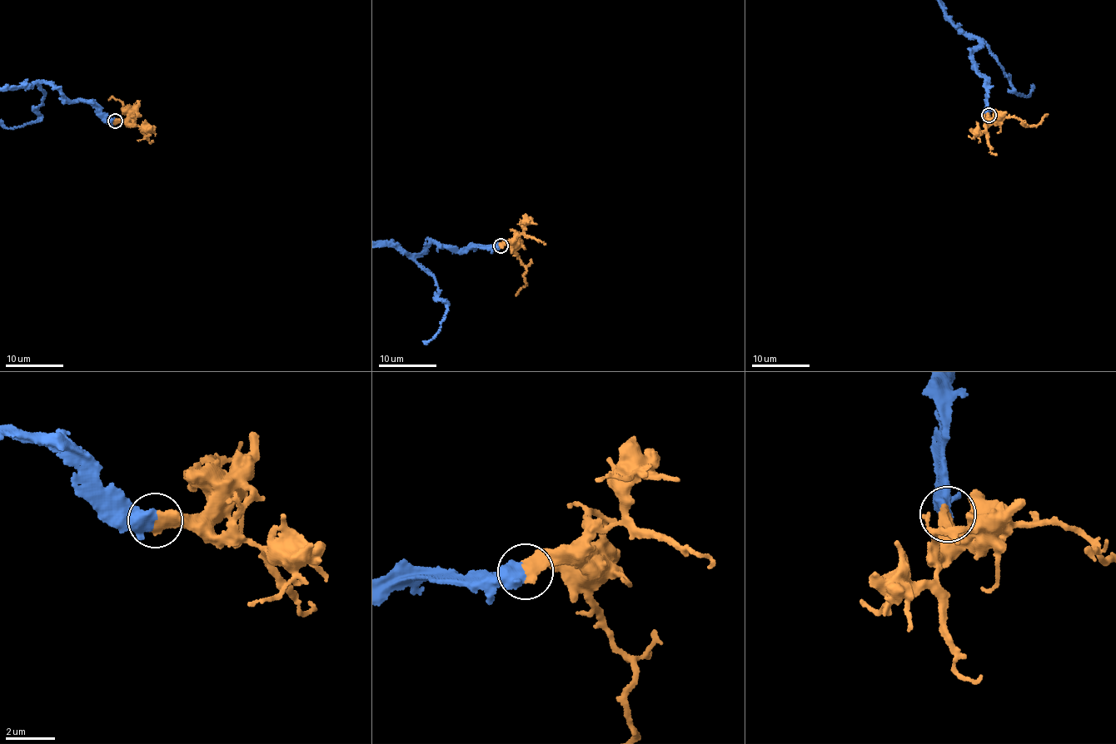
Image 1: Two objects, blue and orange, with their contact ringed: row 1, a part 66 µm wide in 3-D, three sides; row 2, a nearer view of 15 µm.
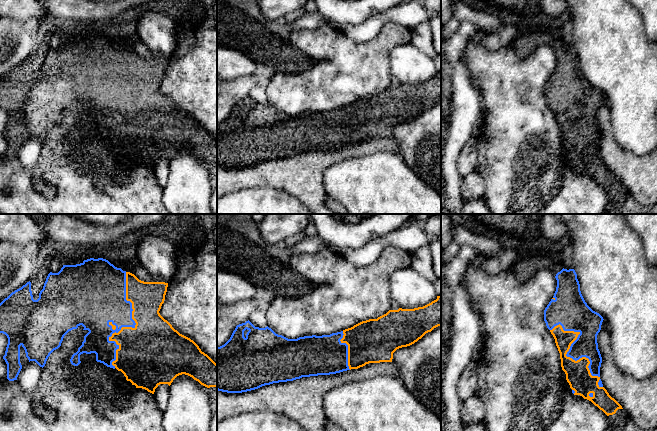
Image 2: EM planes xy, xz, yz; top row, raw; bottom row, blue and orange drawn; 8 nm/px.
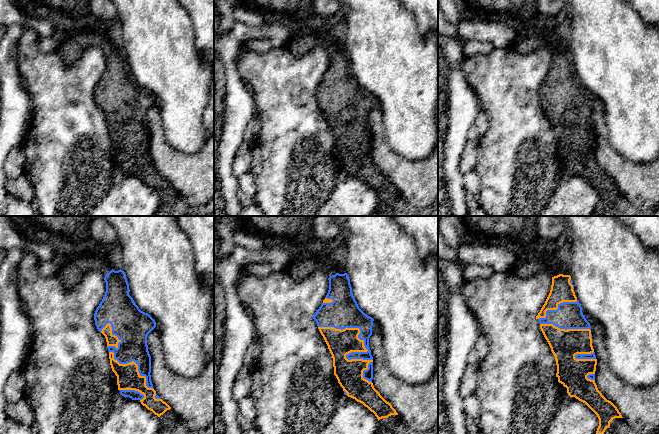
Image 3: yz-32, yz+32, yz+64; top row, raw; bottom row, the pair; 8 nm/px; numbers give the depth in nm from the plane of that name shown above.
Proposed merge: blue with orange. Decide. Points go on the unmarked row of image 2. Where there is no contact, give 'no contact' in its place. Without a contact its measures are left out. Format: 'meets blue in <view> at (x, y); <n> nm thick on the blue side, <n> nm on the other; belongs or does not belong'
meets blue in xy at (132, 103); 280 nm thick on the blue side, 480 nm on the other; belongs

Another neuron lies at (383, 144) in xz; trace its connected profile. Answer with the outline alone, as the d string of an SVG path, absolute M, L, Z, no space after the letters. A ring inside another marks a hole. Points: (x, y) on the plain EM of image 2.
M392 138L369 139L358 145L273 159L242 169L217 166L217 199L235 191L268 186L296 197L312 214L335 214L326 205L324 171L336 163L378 151L399 153L399 145Z

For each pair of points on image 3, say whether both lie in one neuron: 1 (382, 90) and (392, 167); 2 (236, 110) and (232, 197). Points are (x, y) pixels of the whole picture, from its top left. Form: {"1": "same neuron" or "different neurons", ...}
{"1": "different neurons", "2": "same neuron"}

